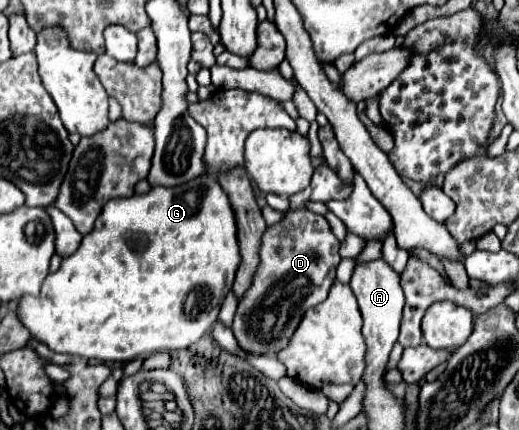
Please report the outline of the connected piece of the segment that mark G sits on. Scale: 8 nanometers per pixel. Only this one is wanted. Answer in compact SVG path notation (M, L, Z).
M199 176L195 180L189 180L185 184L179 184L175 188L165 188L165 186L155 186L147 194L133 194L131 198L113 198L105 204L101 214L95 220L95 228L91 234L83 236L81 246L77 248L75 254L65 258L59 266L57 272L49 274L41 286L39 298L37 296L25 296L19 300L19 316L21 322L31 330L31 334L45 342L53 352L59 354L75 354L75 356L85 356L89 360L121 360L129 362L141 354L151 354L157 350L179 350L187 348L189 344L197 342L213 322L217 320L217 312L231 290L231 284L235 280L235 272L241 264L241 254L239 254L239 242L237 242L237 220L233 206L229 202L227 192L221 188L221 184L213 176Z

